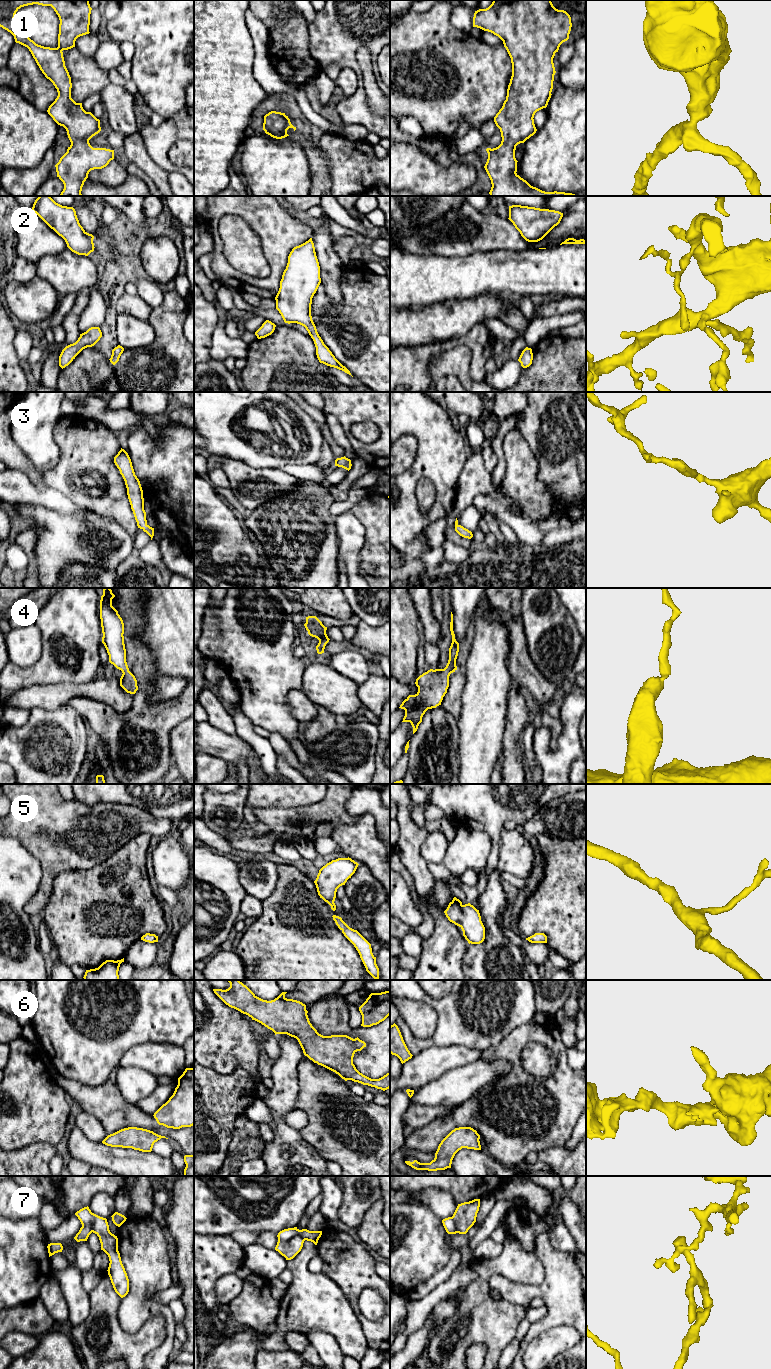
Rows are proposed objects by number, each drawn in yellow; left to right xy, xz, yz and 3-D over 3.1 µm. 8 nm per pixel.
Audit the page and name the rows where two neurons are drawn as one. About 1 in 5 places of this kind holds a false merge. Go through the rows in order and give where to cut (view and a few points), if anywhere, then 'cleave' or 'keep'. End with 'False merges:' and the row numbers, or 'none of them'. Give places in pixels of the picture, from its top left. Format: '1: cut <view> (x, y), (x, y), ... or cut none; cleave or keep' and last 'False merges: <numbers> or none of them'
1: cut none; keep
2: cut none; keep
3: cut none; keep
4: cut none; keep
5: cut none; keep
6: cut none; keep
7: cut xz (305, 1239), (294, 1235), (287, 1240), (278, 1240); cleave
False merges: 7

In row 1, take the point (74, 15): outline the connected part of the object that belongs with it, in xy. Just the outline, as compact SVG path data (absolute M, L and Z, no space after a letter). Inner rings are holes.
M0 0L0 27L10 32L29 49L37 65L57 89L58 96L47 112L66 131L71 145L55 165L63 182L60 196L82 196L84 182L91 170L102 169L114 159L114 150L93 148L89 140L101 131L100 120L86 112L82 103L71 98L71 77L65 66L63 50L75 47L78 37L89 34L89 0ZM24 6L51 6L59 17L58 47L36 44L15 23L16 12Z

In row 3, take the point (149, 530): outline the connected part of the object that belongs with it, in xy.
M121 448L118 454L114 457L114 463L125 481L128 499L137 522L137 526L146 532L152 540L154 536L154 528L147 524L146 512L144 510L143 490L139 479L135 475L128 453Z

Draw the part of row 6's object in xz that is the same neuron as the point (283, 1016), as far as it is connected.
M239 980L228 982L230 987L226 990L213 989L226 1005L248 1015L275 1035L287 1034L296 1038L304 1055L314 1063L335 1072L345 1081L352 1080L383 1091L390 1088L390 1072L379 1079L371 1079L356 1069L354 1054L366 1047L366 1043L358 1037L319 1034L309 1021L306 1005L287 999L287 992L267 1001L257 997Z

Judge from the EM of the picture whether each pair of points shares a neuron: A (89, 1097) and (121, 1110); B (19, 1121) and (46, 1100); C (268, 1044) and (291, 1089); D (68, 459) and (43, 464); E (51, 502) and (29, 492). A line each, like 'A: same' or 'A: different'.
A: same
B: same
C: different
D: different
E: same

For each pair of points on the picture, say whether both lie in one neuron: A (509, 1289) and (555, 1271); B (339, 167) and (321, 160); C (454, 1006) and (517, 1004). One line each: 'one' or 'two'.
A: one
B: two
C: one

